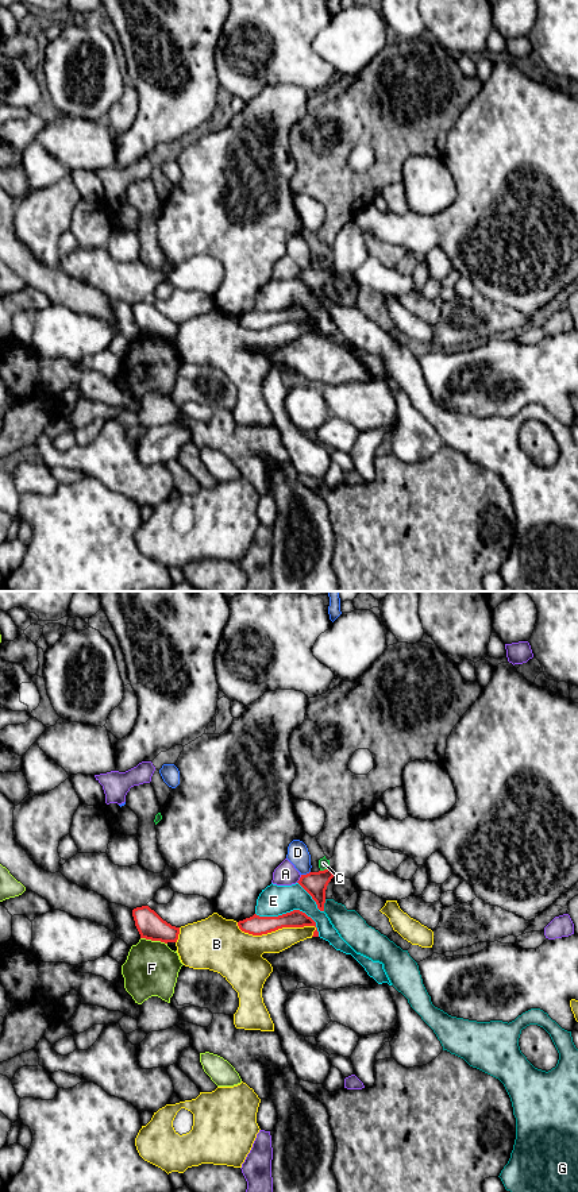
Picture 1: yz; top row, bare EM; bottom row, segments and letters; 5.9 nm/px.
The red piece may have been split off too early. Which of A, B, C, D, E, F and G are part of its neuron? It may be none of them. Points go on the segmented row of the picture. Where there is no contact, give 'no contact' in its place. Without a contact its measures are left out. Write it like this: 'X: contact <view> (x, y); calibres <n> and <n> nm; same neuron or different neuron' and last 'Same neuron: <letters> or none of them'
A: contact yz (300, 879); calibres 140 and 140 nm; different neuron
B: contact yz (276, 929); calibres 120 and 240 nm; different neuron
C: contact yz (324, 870); calibres 140 and 60 nm; different neuron
D: contact yz (307, 874); calibres 140 and 130 nm; different neuron
E: contact yz (292, 911); calibres 120 and 180 nm; different neuron
F: contact yz (154, 940); calibres 160 and 320 nm; different neuron
G: contact yz (323, 905); calibres 140 and 170 nm; different neuron
Same neuron: none of them

